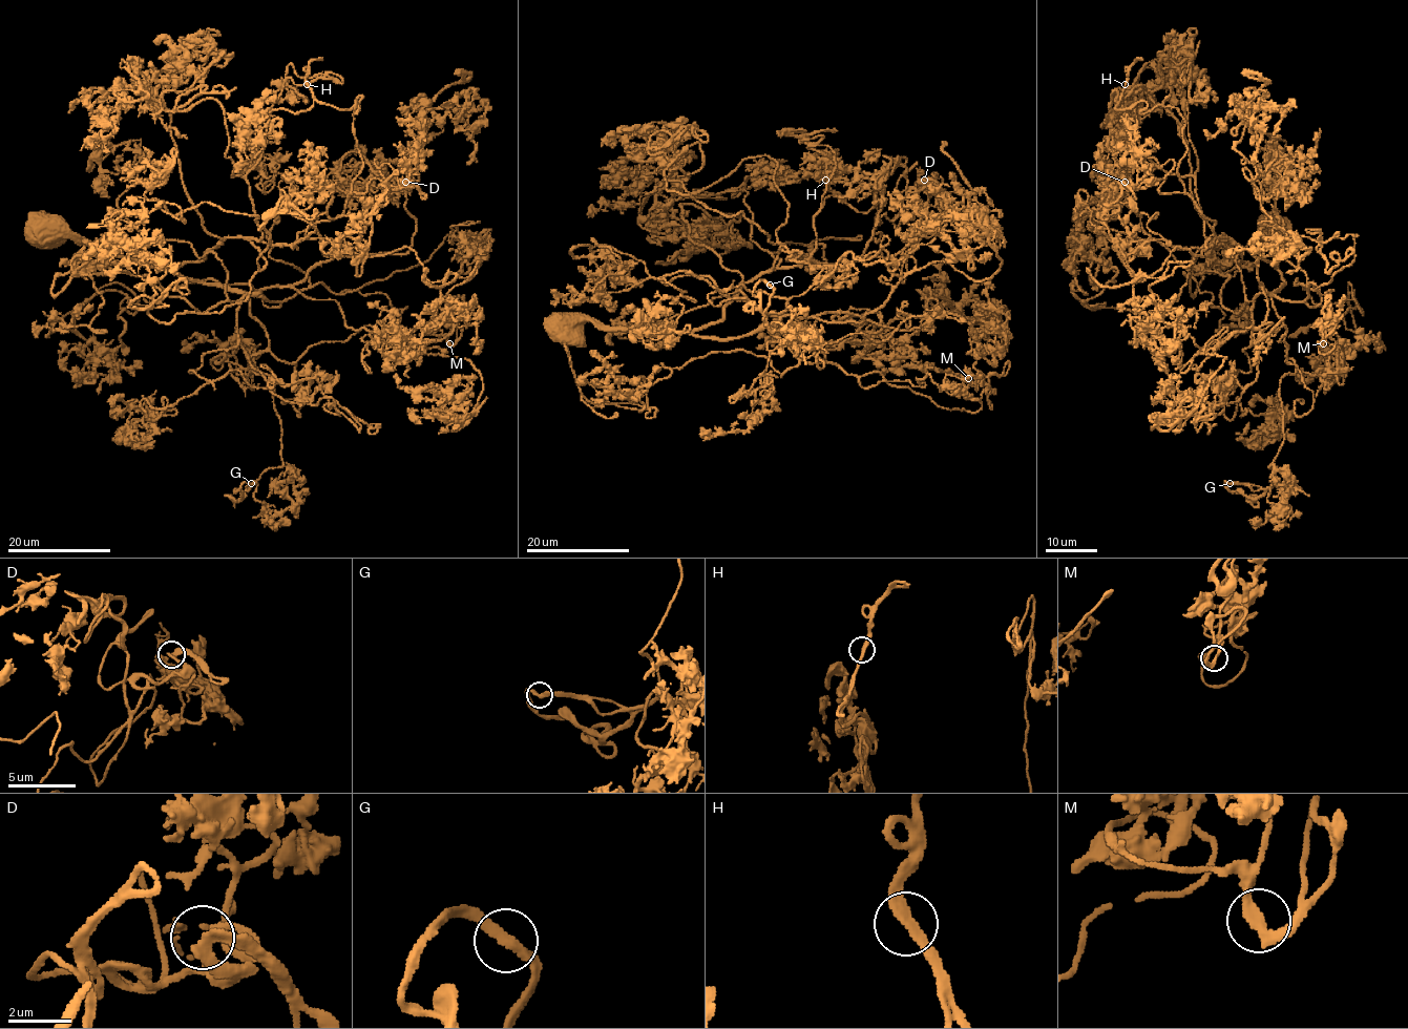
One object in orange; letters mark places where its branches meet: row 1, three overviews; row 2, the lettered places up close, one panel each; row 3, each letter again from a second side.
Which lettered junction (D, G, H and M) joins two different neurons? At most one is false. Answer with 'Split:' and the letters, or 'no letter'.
Split: no letter

